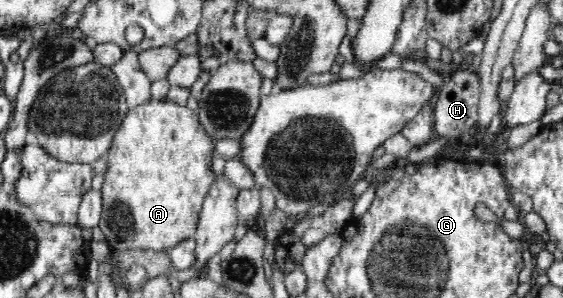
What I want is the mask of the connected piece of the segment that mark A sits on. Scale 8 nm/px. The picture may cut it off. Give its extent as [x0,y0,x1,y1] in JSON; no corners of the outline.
[99,99,216,253]

